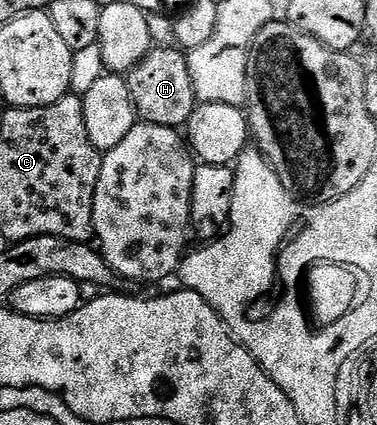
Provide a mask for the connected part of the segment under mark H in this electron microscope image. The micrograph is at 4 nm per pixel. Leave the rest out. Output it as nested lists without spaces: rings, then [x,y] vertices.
[[[153,47],[142,58],[142,62],[138,62],[127,72],[126,79],[137,117],[143,123],[180,130],[187,125],[190,114],[194,114],[198,101],[194,78],[190,78],[188,57],[179,47],[171,47]]]

